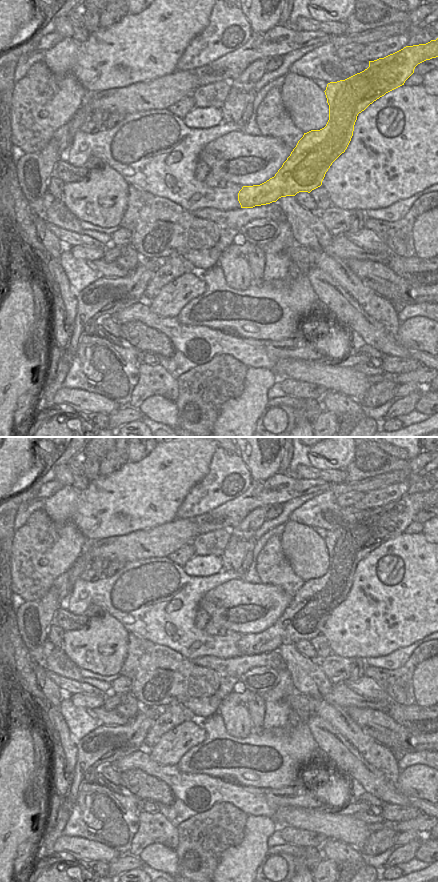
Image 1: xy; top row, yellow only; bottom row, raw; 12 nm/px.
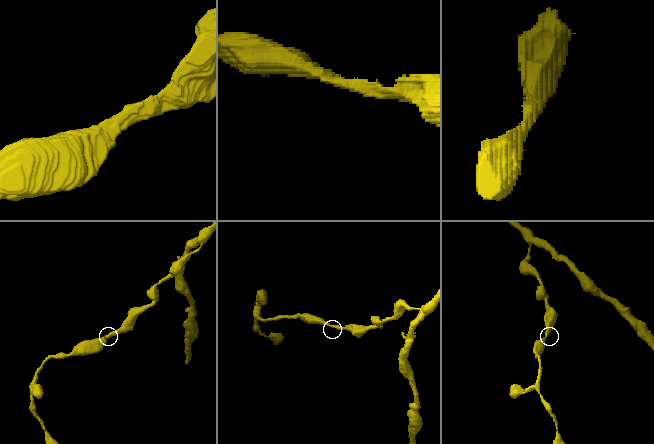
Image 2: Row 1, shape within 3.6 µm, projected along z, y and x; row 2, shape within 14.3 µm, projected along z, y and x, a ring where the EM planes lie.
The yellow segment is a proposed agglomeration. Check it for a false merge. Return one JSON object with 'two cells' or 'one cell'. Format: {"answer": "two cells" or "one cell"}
{"answer": "one cell"}

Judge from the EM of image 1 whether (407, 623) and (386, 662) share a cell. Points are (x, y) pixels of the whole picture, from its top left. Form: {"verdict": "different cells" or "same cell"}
{"verdict": "different cells"}

